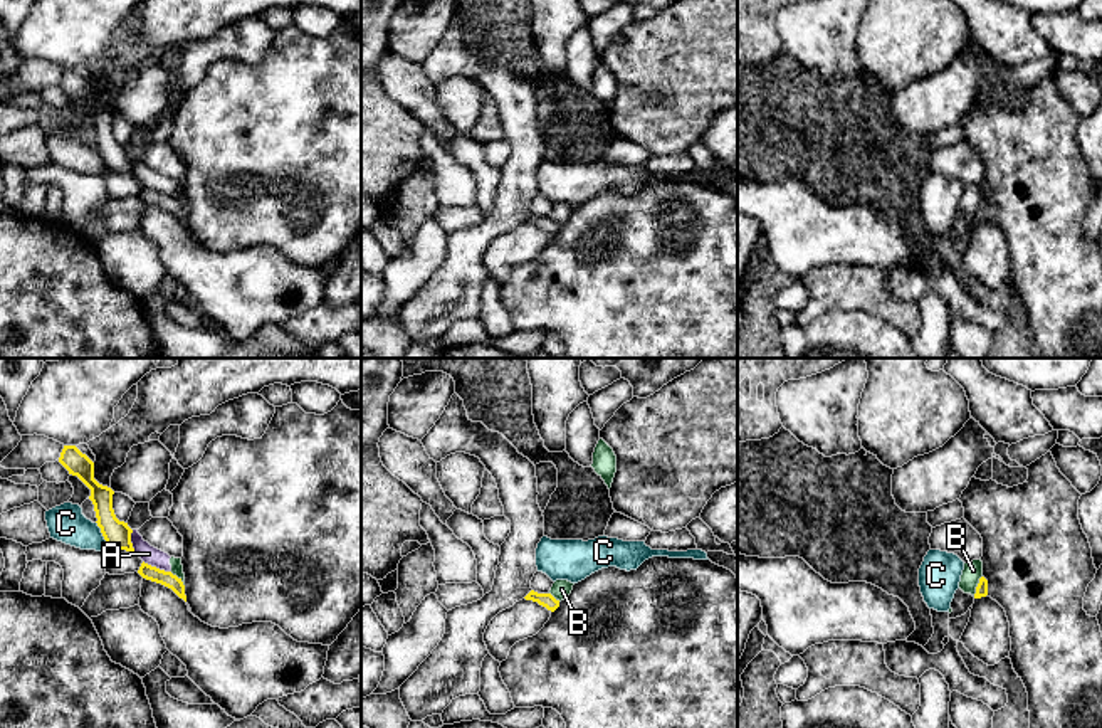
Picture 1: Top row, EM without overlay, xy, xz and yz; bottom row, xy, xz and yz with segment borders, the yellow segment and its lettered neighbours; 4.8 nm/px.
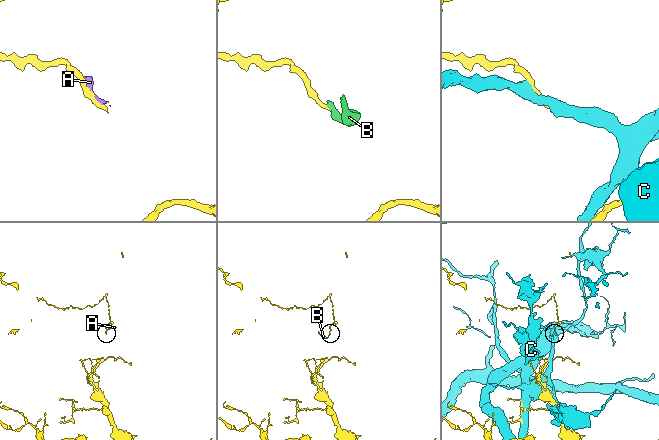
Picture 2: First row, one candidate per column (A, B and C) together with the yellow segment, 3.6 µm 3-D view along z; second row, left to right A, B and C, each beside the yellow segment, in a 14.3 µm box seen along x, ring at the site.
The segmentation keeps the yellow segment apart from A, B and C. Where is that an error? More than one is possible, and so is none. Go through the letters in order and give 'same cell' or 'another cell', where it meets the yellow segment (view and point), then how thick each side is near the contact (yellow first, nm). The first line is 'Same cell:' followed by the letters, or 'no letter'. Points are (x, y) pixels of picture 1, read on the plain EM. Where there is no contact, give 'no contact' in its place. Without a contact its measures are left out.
Same cell: no letter
A: another cell | xy (155, 190) | 70/90 nm
B: another cell | yz (978, 209) | 60/100 nm
C: another cell | xy (103, 158) | 130/180 nm

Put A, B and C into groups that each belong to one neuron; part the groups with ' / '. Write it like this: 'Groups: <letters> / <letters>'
Groups: A B / C

